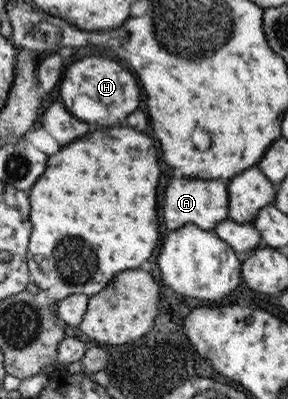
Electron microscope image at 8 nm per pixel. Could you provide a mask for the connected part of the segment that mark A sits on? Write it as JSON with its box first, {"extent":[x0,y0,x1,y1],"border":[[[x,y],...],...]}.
{"extent":[162,178,228,231],"border":[[[178,178],[164,188],[162,220],[168,230],[177,230],[186,224],[192,224],[204,231],[213,231],[220,220],[226,219],[228,219],[228,195],[225,182],[216,179]]]}

